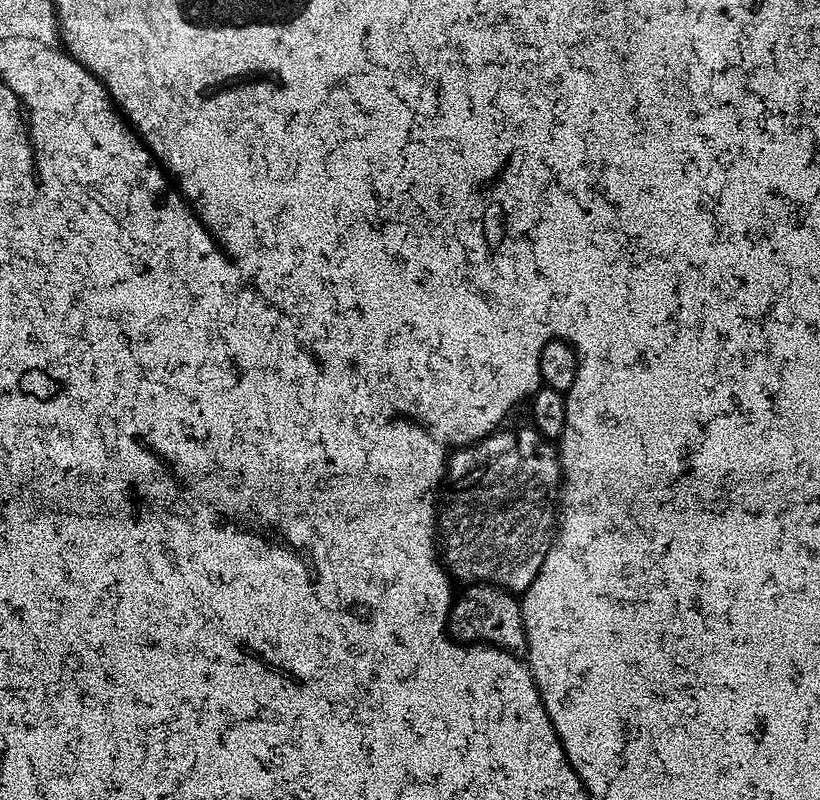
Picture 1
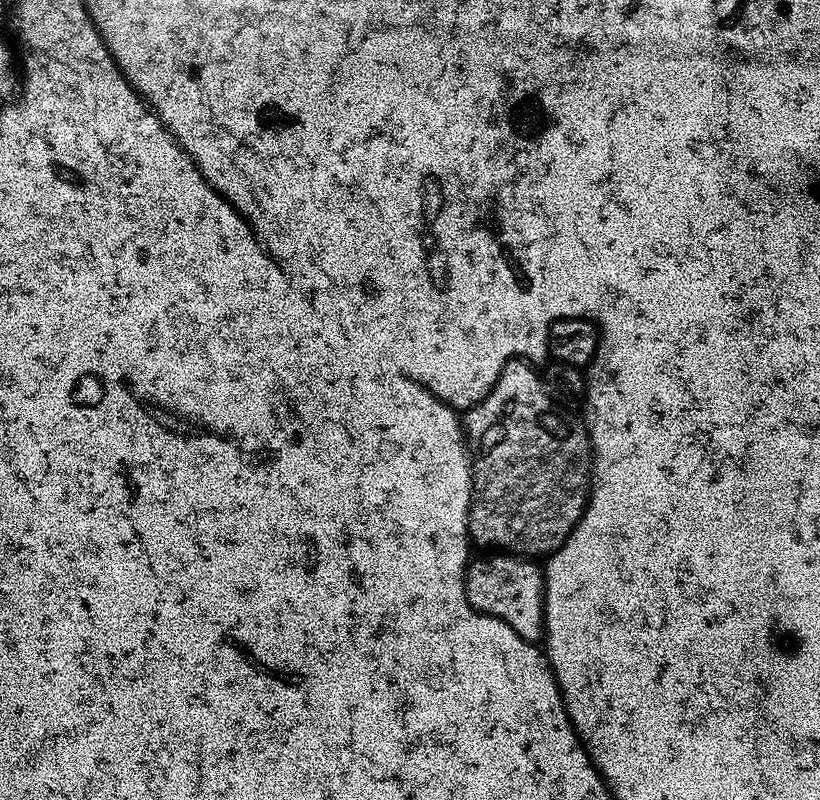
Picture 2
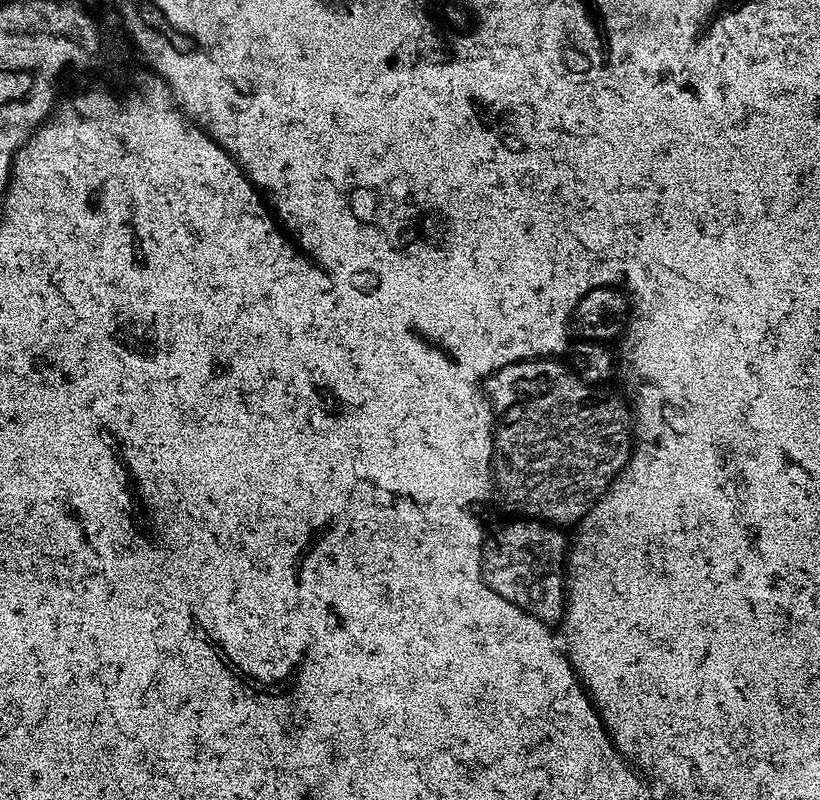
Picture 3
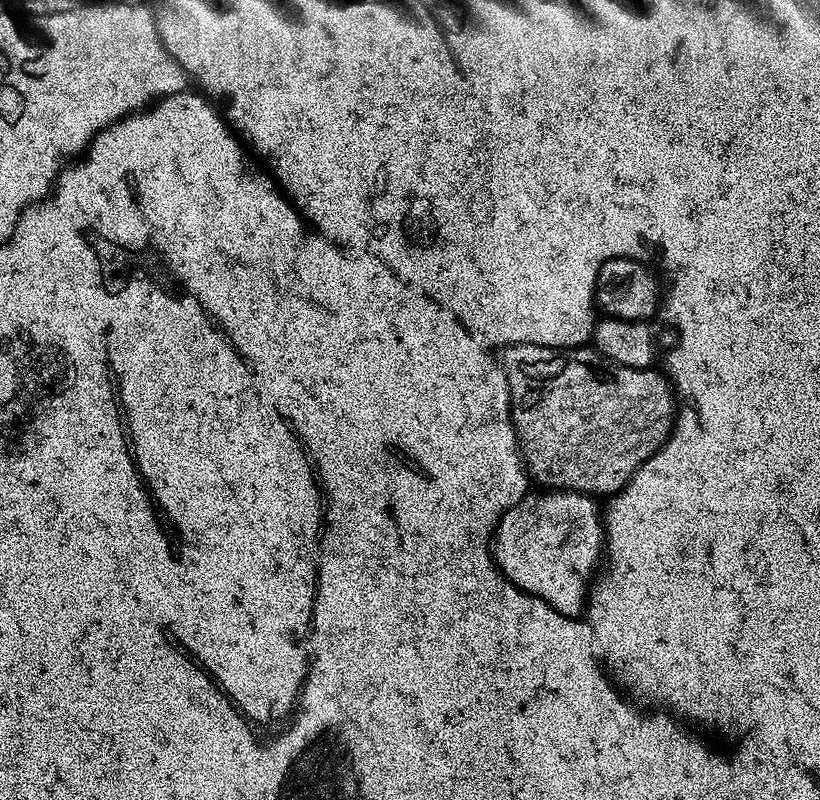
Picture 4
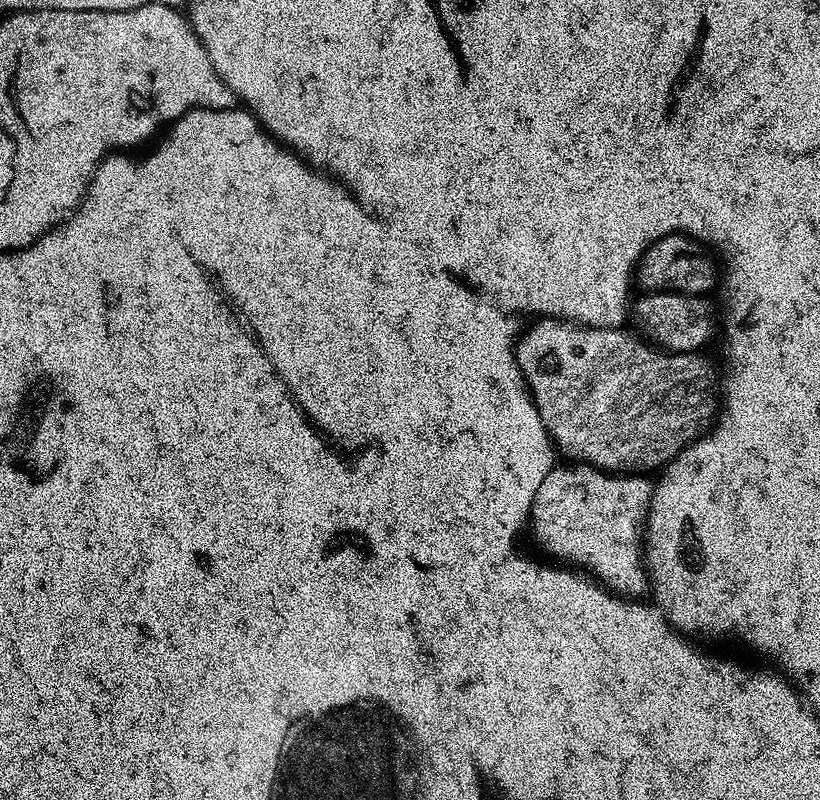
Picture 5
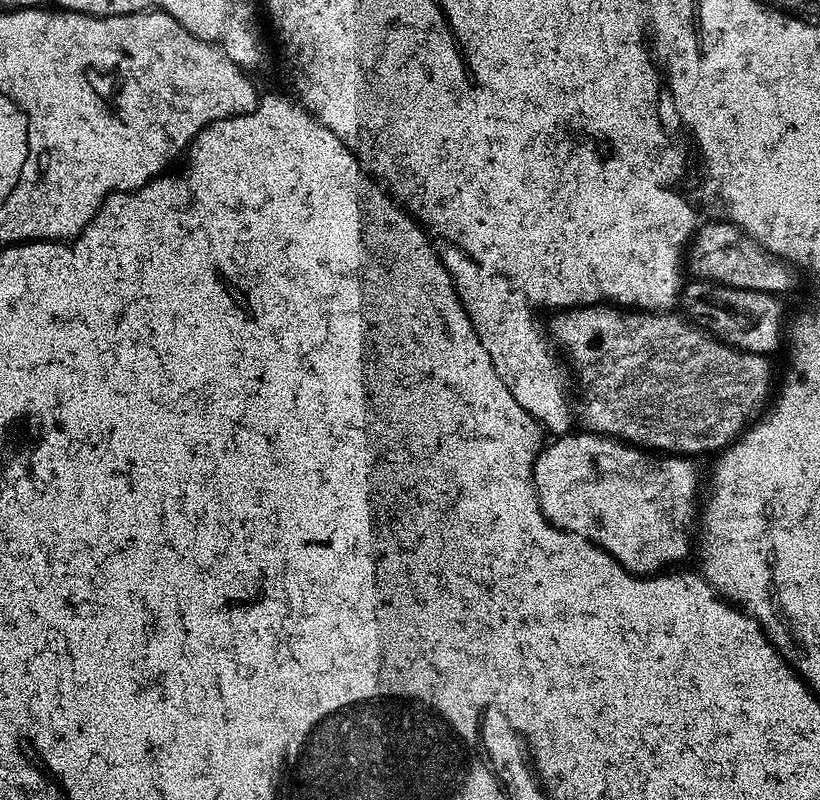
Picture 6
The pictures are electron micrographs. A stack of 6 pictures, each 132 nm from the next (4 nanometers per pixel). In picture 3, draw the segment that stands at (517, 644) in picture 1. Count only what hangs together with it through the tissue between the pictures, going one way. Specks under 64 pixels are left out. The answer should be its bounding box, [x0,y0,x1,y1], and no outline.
[482,522,570,626]

